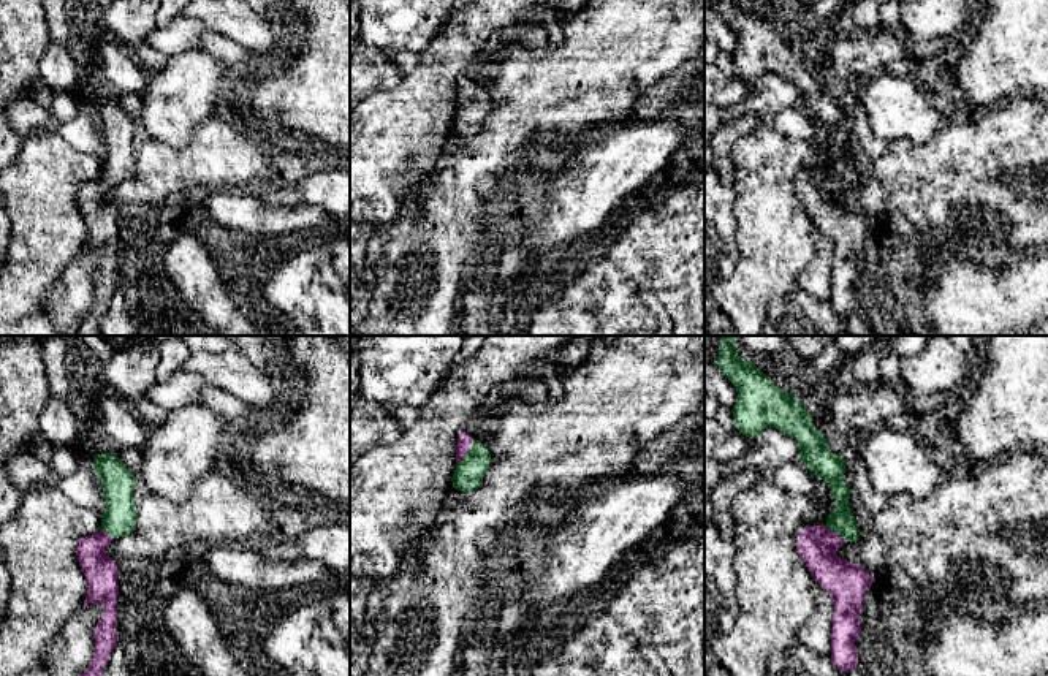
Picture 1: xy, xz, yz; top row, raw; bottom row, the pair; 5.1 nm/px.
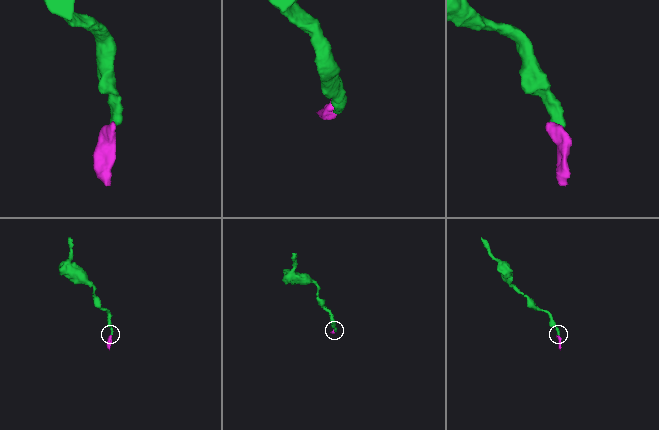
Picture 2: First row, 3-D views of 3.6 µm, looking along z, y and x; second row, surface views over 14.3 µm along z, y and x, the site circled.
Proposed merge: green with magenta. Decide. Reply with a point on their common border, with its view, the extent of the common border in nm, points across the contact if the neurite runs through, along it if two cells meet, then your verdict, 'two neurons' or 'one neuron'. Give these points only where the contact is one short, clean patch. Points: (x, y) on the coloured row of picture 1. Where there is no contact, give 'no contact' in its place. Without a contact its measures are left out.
contact yz (835, 531); length 140 nm; way yz (841, 521), (835, 531), (817, 545); one neuron

